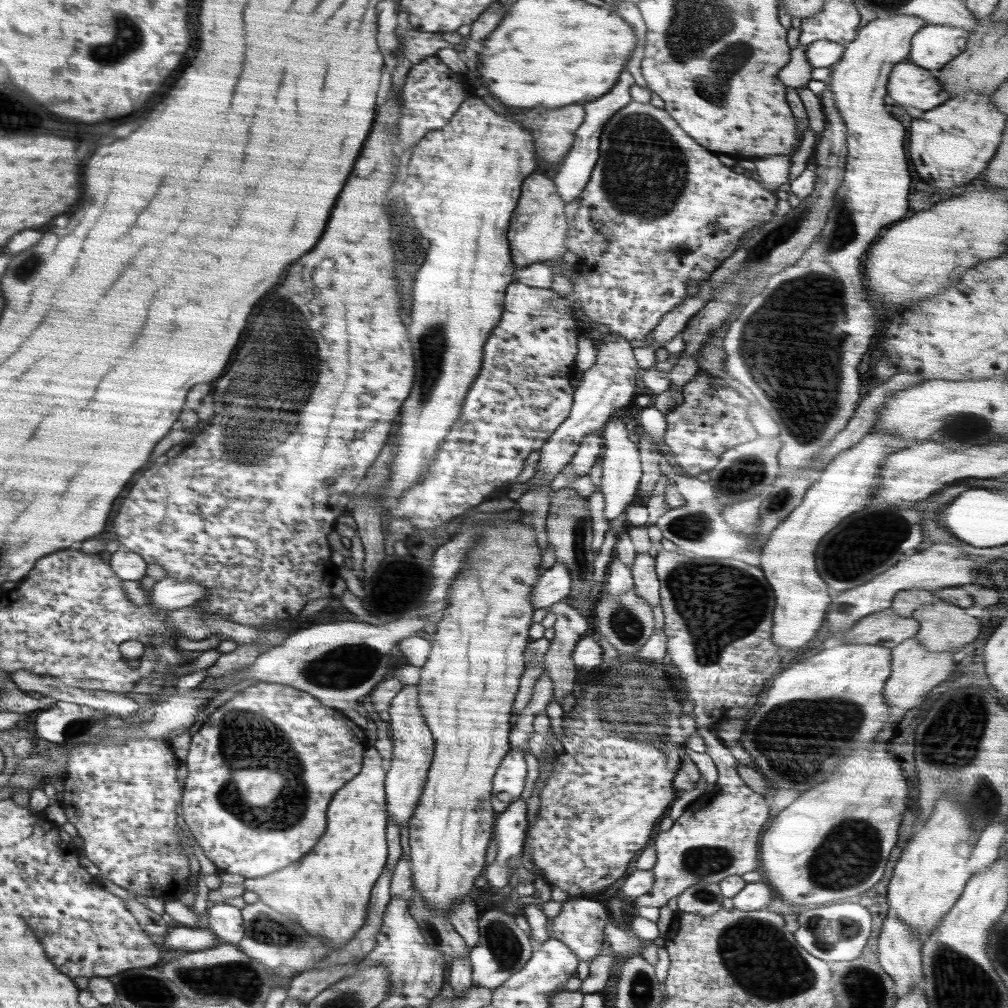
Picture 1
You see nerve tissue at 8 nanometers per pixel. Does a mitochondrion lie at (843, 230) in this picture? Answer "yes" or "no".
yes

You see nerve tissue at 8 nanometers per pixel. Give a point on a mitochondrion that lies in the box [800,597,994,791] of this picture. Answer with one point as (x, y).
(955, 748)

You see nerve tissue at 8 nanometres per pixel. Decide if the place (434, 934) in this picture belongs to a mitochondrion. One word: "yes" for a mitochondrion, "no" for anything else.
yes

